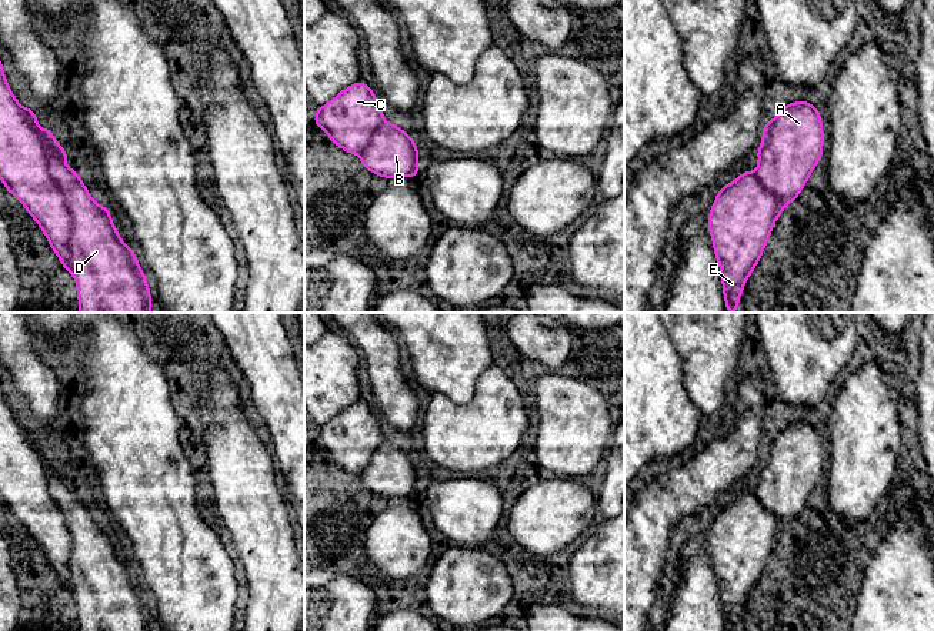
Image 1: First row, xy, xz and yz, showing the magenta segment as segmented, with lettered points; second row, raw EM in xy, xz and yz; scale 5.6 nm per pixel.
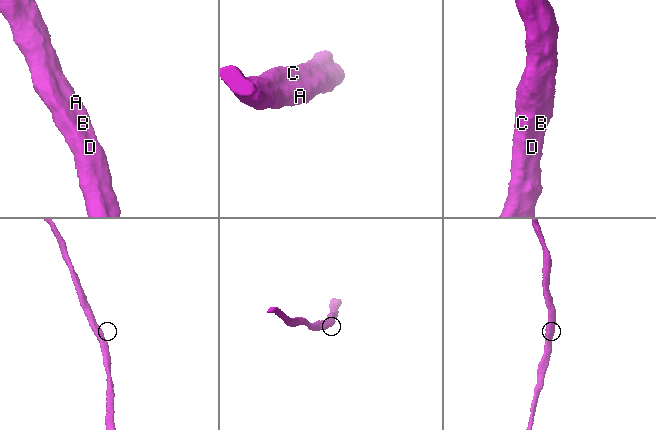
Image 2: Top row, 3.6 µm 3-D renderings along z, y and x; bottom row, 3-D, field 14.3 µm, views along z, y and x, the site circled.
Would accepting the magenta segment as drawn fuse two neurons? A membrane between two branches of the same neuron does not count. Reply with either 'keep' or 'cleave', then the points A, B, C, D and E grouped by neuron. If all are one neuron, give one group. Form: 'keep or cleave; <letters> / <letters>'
cleave; A B D / C E

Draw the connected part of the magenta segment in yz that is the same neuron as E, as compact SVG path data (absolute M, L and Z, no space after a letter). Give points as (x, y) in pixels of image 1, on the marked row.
M743 170L740 177L725 184L708 213L708 231L721 271L725 311L735 313L745 281L754 271L775 223L777 200L758 180L755 171Z

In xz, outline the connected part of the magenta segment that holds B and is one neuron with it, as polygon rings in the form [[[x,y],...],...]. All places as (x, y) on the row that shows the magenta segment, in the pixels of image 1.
[[[393,123],[378,127],[358,154],[363,167],[380,177],[417,177],[417,143]]]

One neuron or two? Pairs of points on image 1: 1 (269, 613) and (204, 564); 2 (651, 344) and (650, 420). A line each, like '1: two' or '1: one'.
1: two
2: one

